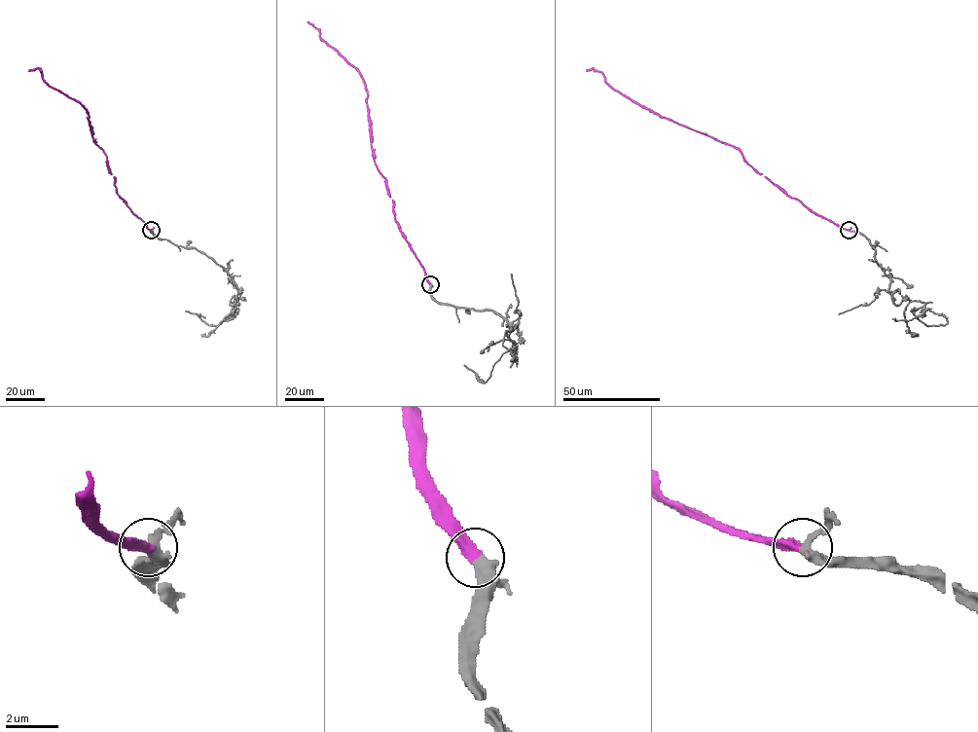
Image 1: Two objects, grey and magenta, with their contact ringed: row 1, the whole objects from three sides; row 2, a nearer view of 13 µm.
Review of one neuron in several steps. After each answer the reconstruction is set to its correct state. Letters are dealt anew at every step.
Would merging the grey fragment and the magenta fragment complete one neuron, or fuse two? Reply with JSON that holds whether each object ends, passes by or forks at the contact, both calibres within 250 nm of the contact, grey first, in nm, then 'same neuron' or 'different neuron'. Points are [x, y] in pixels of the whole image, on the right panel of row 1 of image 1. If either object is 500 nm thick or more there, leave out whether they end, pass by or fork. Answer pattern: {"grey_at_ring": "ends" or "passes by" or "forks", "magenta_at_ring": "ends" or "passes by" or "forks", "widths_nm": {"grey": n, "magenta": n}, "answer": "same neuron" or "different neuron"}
{"grey_at_ring": "passes by", "magenta_at_ring": "ends", "widths_nm": {"grey": 320, "magenta": 400}, "answer": "same neuron"}

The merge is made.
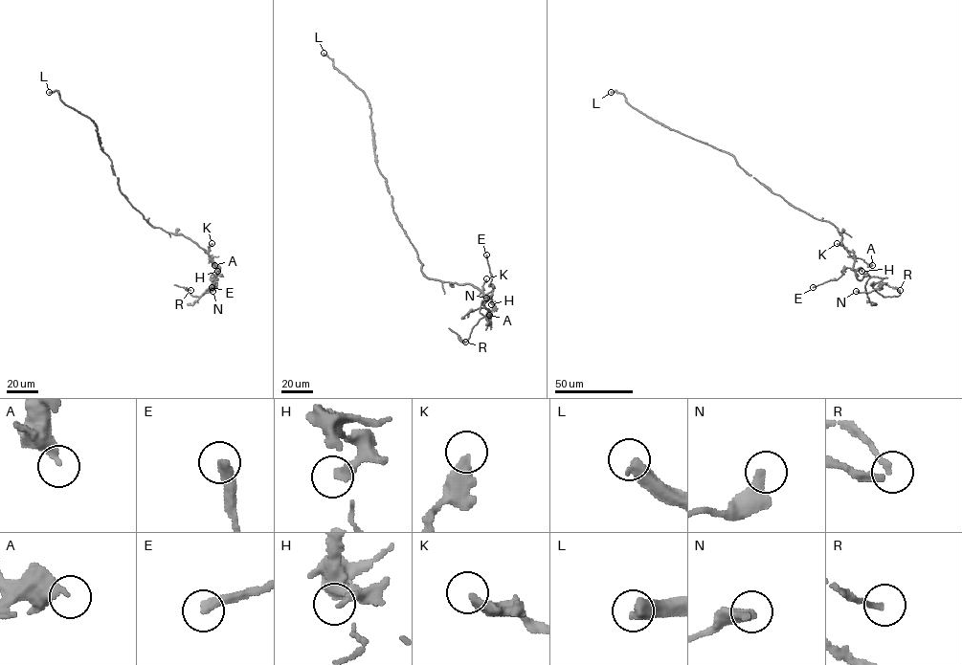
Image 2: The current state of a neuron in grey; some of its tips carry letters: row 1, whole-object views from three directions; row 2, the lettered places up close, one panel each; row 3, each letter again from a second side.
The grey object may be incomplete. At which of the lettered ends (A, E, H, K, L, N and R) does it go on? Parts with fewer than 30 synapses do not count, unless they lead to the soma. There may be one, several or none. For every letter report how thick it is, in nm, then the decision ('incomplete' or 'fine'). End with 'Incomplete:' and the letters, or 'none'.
A: 340 nm thick; fine
E: 360 nm thick; fine
H: 170 nm thick; fine
K: 320 nm thick; fine
L: 500 nm thick; fine
N: 340 nm thick; fine
R: 180 nm thick; fine
Incomplete: none

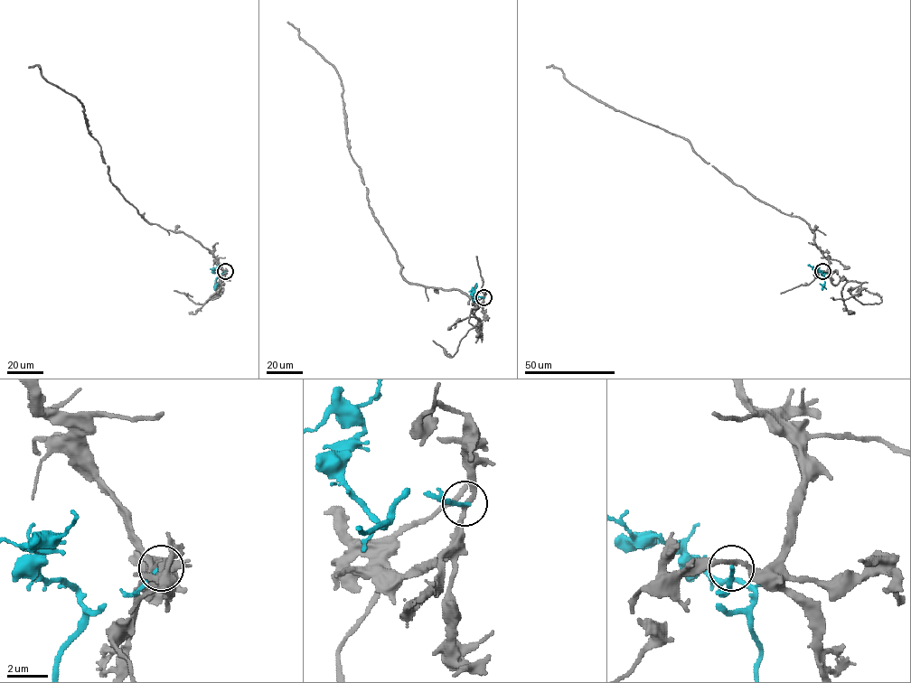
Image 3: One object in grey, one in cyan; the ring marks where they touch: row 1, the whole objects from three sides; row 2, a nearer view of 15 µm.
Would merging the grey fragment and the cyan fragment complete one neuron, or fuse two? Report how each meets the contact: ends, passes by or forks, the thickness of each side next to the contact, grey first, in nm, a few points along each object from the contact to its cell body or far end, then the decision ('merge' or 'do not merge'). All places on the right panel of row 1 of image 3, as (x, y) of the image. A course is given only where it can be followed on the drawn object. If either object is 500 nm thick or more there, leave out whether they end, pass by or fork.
grey passes by; cyan ends there; 200 nm thick on the grey side, 220 nm on the other; grey runs (822, 271), (829, 260), (801, 218), (756, 198), (685, 139), (615, 110), (569, 83), (559, 68), (546, 67); cyan runs (822, 271), (823, 275), (808, 266); do not merge

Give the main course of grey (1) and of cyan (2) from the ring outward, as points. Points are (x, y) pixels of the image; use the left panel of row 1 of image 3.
1: (224, 271), (191, 237), (150, 223), (139, 213), (109, 181), (81, 104), (50, 83), (37, 65), (28, 67)
2: (225, 271), (219, 275), (214, 271), (217, 266)

